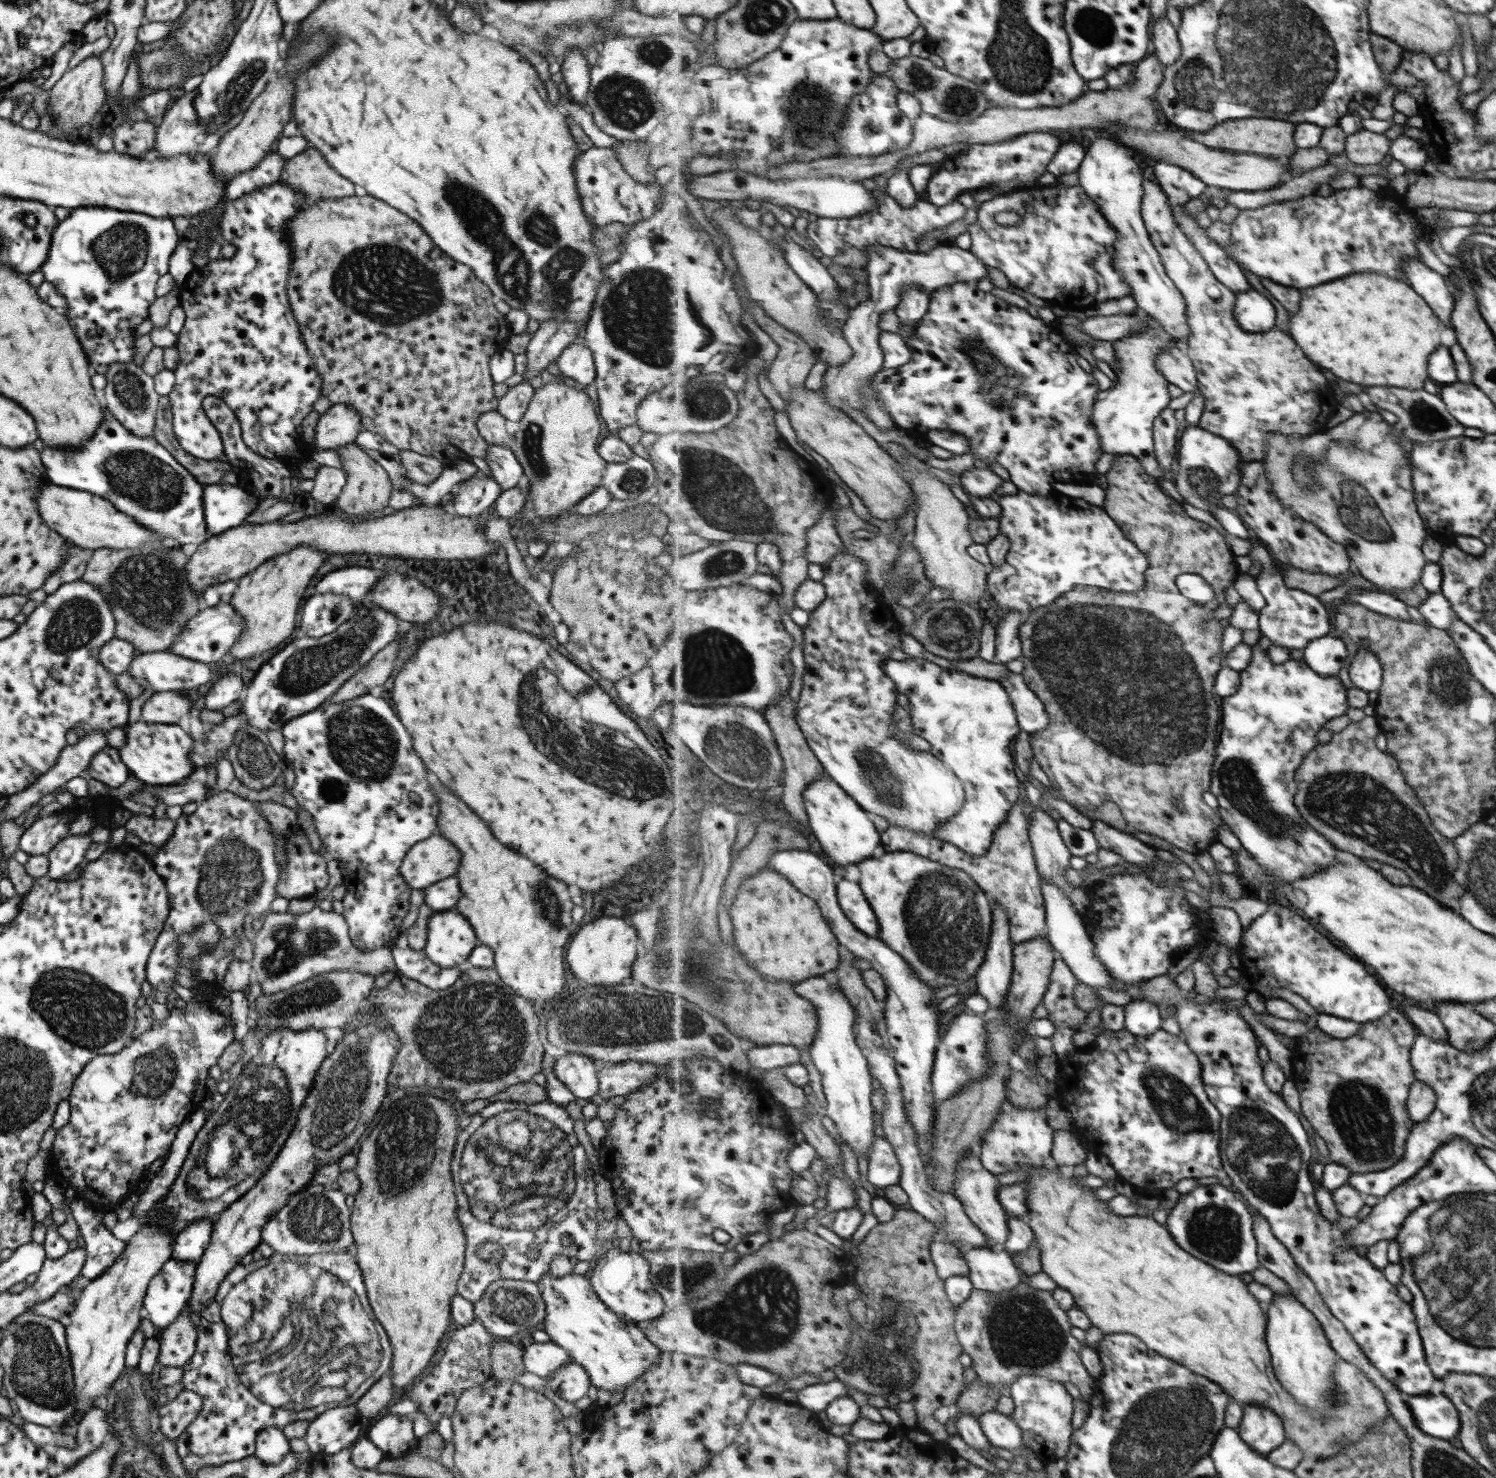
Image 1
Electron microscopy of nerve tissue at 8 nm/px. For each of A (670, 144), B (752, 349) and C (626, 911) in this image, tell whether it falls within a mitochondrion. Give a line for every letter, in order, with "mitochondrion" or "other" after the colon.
A: other
B: other
C: other

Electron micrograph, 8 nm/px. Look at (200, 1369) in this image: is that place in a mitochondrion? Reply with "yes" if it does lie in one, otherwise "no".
no

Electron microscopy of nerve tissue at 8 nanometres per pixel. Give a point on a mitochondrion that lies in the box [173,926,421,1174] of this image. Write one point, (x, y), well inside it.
(340, 1104)

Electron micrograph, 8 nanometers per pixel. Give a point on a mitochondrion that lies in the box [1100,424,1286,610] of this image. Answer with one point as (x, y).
(1203, 482)

